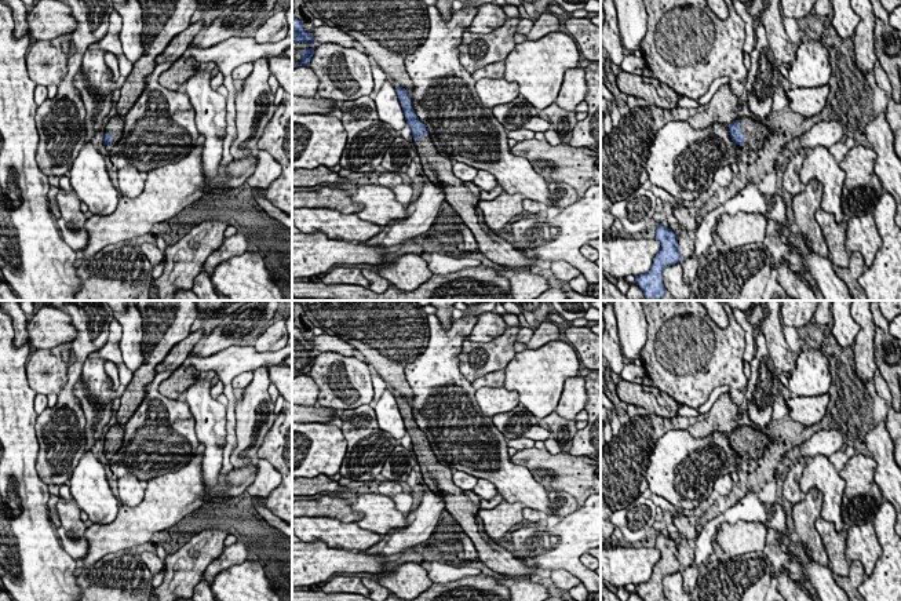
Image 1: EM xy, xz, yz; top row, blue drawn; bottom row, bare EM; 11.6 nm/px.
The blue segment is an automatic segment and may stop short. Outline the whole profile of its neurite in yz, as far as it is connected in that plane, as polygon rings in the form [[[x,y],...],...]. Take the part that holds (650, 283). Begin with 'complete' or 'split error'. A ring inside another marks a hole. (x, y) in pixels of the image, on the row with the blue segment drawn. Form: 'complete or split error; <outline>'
complete; [[[664,223],[657,225],[654,238],[660,243],[661,248],[653,258],[650,270],[646,274],[635,277],[635,283],[643,291],[646,300],[663,299],[665,294],[663,270],[667,266],[682,262],[682,256],[678,249],[678,238],[671,229],[665,229]]]

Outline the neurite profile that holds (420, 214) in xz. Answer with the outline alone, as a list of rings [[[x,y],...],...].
[[[427,178],[422,186],[422,194],[406,205],[405,219],[391,221],[389,225],[382,227],[379,234],[372,237],[369,241],[360,244],[380,245],[389,249],[426,233],[434,223],[434,219],[437,218],[439,207],[444,201],[444,189]]]

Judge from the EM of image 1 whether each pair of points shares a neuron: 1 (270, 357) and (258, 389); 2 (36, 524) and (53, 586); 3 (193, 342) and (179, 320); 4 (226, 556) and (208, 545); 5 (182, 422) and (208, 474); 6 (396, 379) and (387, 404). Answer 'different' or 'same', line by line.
1: different
2: same
3: different
4: different
5: different
6: different

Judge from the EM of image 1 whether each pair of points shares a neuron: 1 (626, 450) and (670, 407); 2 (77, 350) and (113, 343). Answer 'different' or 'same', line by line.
1: different
2: different

